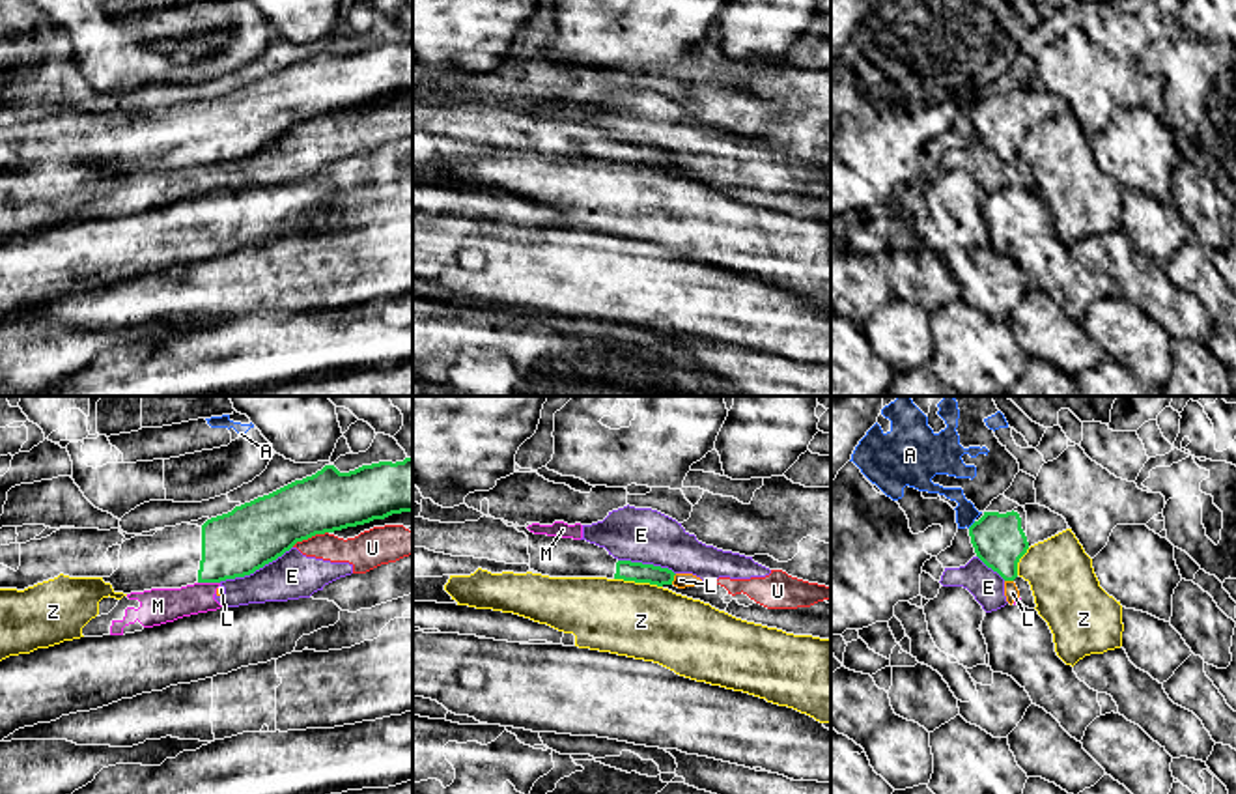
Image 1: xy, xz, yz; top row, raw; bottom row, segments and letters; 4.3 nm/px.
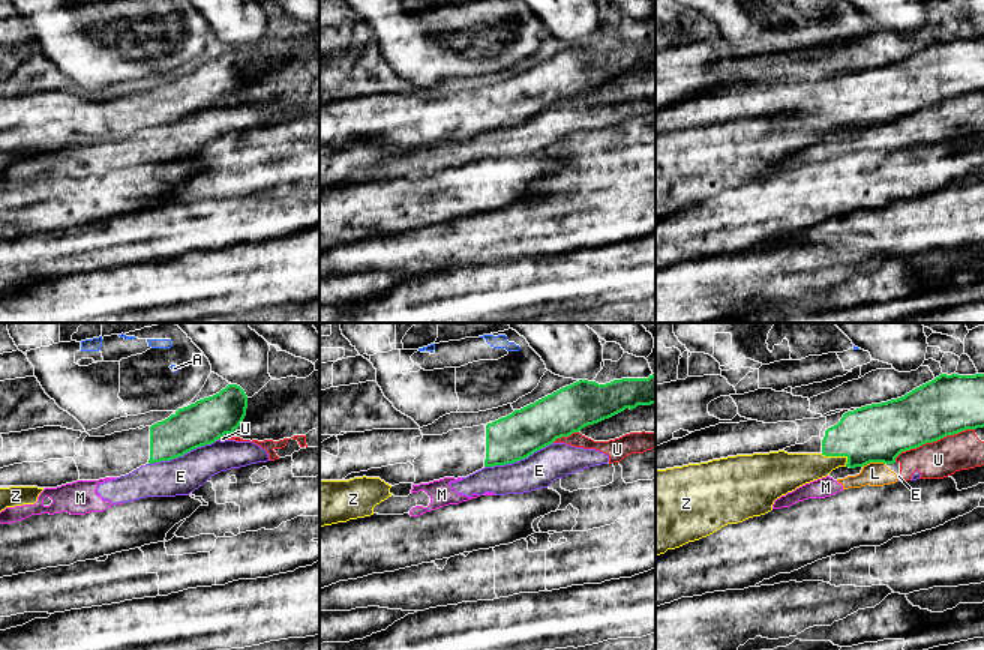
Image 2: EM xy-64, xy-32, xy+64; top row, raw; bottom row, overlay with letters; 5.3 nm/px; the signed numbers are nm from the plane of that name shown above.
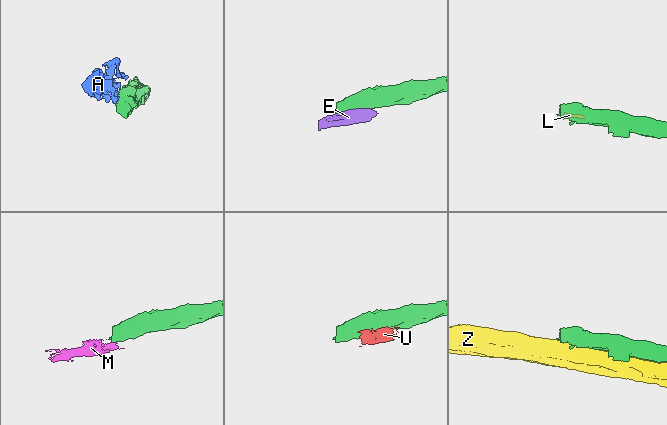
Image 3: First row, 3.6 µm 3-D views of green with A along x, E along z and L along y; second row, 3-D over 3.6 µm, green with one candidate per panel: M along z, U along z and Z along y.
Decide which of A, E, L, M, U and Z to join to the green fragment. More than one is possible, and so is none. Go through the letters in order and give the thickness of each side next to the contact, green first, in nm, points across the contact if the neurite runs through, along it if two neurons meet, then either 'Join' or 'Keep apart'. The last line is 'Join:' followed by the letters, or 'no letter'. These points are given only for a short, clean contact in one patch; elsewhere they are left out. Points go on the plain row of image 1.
A: Thickness 220 nm (green) against 90 nm. Boundary: yz (975, 103), (968, 109). Keep apart
E: Thickness 280 nm (green) against 200 nm. Boundary: xy (292, 127), (249, 155), (219, 163). Keep apart
L: Thickness 90 nm (green) against 60 nm. Boundary: xz (676, 155), (671, 165). Keep apart
M: Thickness 280 nm (green) against 160 nm. Boundary: xy (198, 163), (219, 165). Keep apart
U: Thickness 280 nm (green) against 160 nm. Keep apart
Z: Thickness 90 nm (green) against 320 nm. Keep apart
Join: no letter

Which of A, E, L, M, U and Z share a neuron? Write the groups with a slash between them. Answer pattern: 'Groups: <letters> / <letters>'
Groups: A / E L M U / Z

